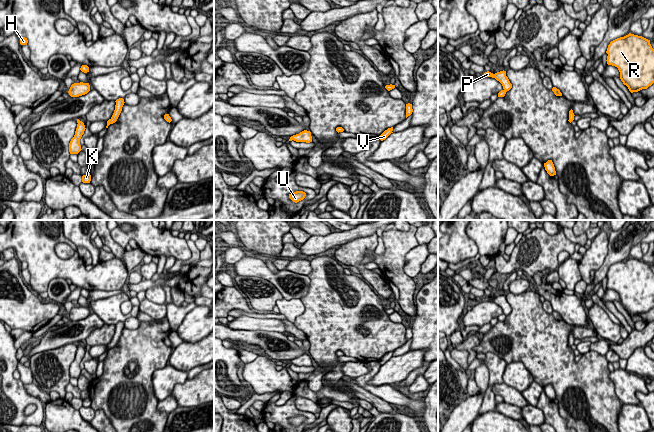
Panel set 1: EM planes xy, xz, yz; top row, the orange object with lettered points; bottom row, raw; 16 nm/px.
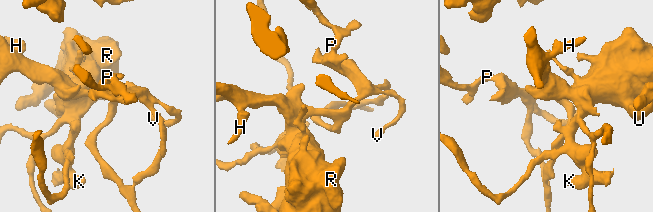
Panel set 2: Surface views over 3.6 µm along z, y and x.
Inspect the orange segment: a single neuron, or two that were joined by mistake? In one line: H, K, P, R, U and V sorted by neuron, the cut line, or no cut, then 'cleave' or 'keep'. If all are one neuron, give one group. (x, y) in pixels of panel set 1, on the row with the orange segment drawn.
H K R U V / P; cut in xy along (113, 114), (109, 124); cleave

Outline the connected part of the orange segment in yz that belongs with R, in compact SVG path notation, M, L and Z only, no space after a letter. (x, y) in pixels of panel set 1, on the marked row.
M629 33L610 42L607 64L618 68L620 79L631 93L654 83L654 49L650 40Z

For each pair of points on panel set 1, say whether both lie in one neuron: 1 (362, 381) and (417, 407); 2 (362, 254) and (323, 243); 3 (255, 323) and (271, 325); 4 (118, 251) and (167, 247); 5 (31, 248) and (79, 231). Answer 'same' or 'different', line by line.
1: same
2: different
3: same
4: different
5: different

